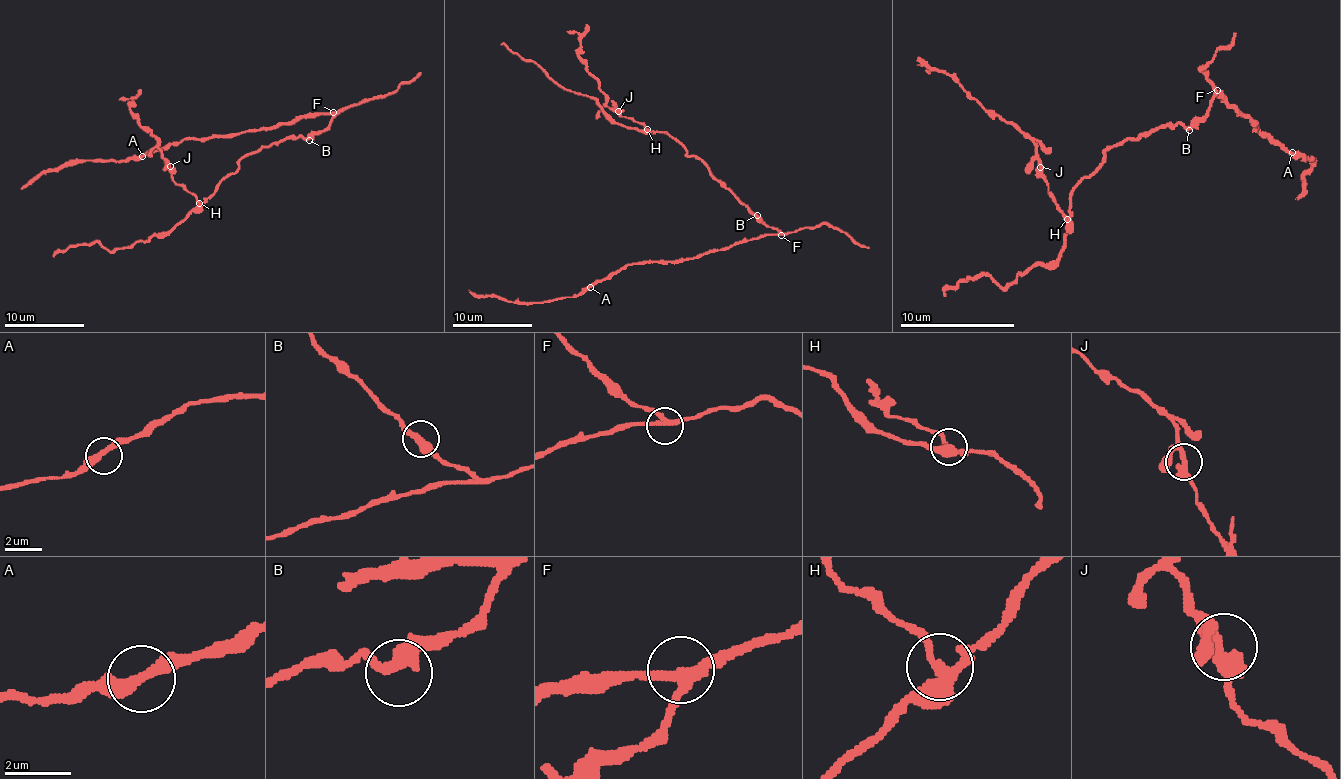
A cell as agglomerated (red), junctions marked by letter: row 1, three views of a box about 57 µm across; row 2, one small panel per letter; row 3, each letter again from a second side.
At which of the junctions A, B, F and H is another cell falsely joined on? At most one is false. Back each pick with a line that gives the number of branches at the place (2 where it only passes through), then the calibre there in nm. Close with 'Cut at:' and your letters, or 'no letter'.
H: 3 | 320 nm
Cut at: H

